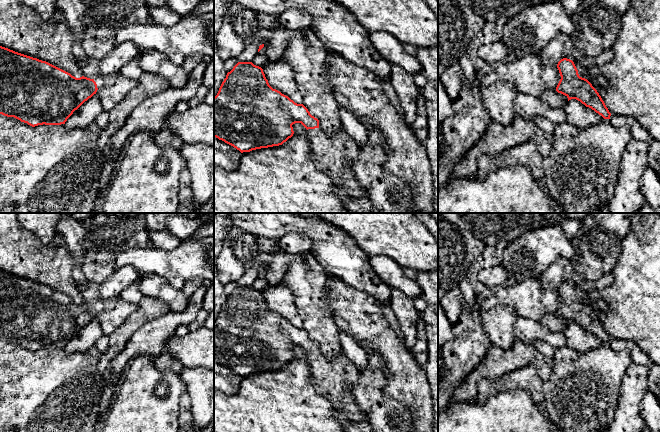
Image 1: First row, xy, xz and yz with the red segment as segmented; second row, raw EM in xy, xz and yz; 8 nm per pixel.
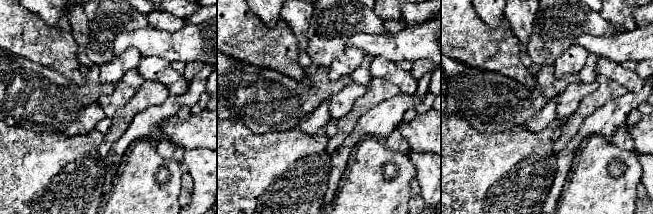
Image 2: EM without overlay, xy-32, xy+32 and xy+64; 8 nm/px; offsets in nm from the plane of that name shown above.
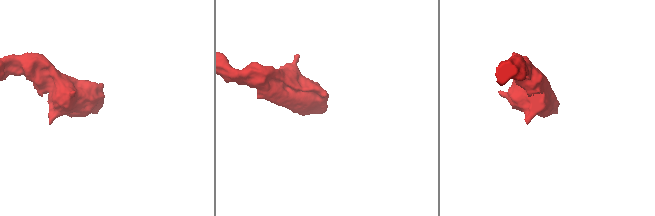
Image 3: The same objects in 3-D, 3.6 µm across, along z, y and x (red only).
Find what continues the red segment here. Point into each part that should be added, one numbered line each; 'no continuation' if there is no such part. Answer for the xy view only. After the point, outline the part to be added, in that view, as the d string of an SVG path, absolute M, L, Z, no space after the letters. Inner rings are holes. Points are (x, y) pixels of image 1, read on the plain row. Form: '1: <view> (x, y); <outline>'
1: xy (91, 295); M89 283L88 288L83 292L83 300L93 303L98 313L110 310L120 299L120 296L111 299L102 299L99 297L98 290L99 285Z

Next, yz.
1: yz (600, 305); M579 291L577 294L578 294L579 300L587 303L596 314L598 311L602 311L605 313L609 312L610 310L609 305L604 300L598 300L598 301L591 302L589 300L590 293Z

